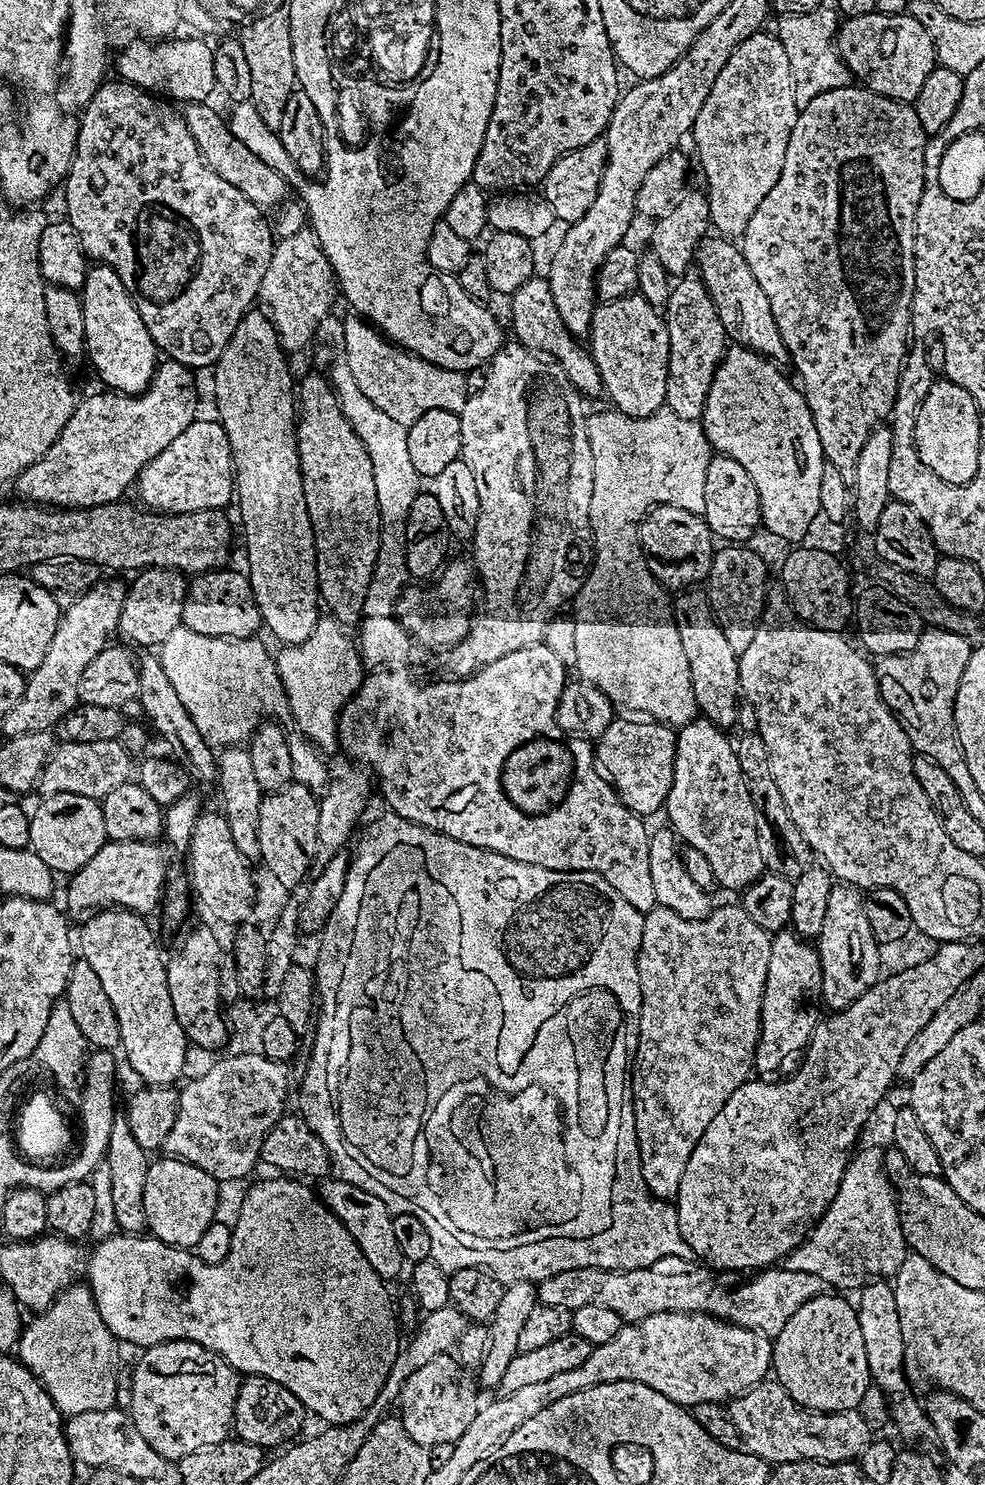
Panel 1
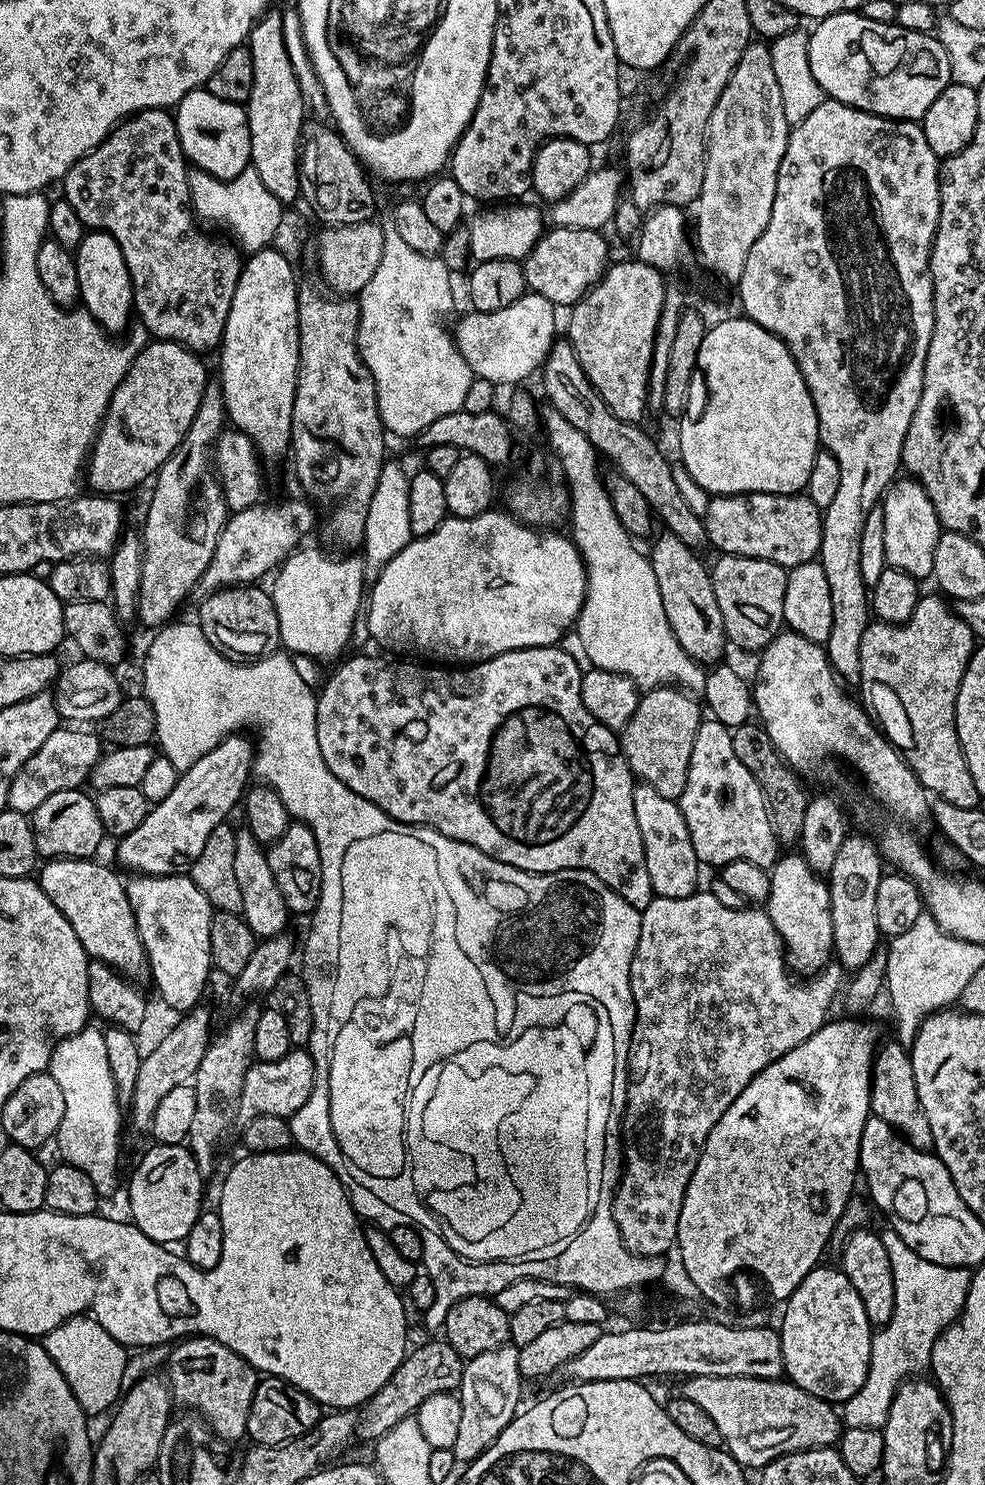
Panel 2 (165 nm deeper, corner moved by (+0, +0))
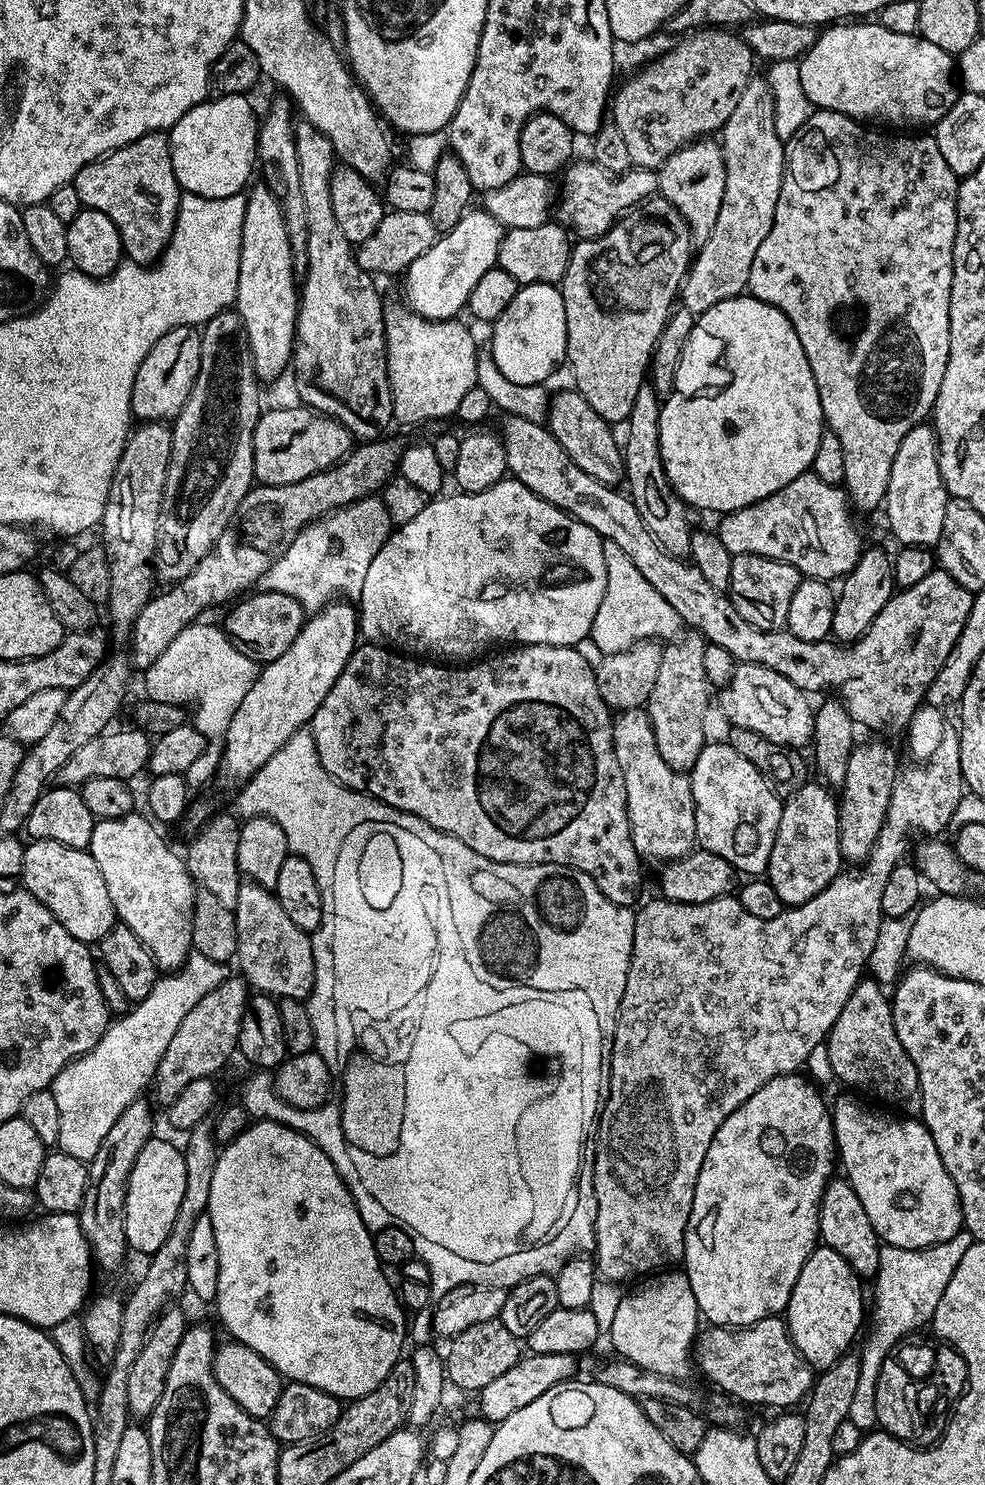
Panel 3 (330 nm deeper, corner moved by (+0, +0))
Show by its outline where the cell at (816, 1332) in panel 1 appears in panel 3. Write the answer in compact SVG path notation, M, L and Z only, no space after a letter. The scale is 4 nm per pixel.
M817 1246L806 1258L798 1282L790 1294L786 1309L788 1333L792 1335L794 1346L802 1358L814 1370L823 1370L834 1366L846 1355L849 1355L852 1343L860 1332L860 1323L866 1320L866 1300L860 1293L861 1277L838 1254L838 1250Z

